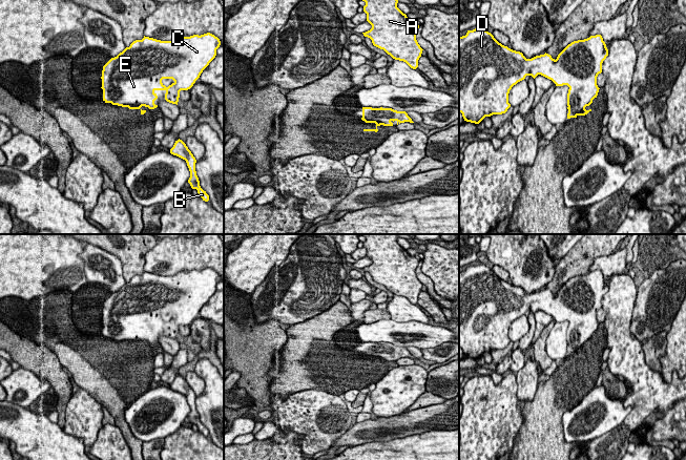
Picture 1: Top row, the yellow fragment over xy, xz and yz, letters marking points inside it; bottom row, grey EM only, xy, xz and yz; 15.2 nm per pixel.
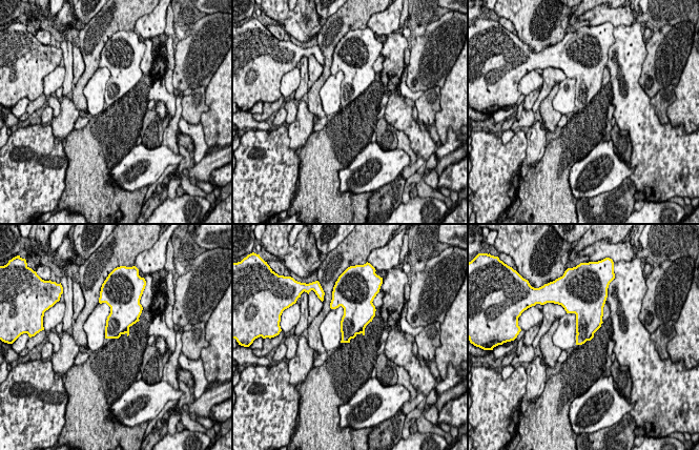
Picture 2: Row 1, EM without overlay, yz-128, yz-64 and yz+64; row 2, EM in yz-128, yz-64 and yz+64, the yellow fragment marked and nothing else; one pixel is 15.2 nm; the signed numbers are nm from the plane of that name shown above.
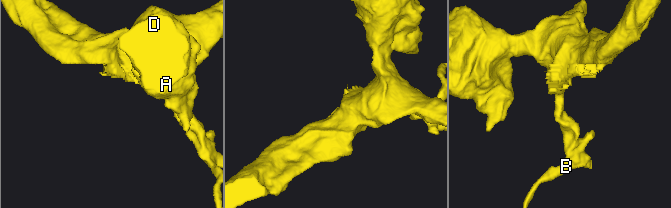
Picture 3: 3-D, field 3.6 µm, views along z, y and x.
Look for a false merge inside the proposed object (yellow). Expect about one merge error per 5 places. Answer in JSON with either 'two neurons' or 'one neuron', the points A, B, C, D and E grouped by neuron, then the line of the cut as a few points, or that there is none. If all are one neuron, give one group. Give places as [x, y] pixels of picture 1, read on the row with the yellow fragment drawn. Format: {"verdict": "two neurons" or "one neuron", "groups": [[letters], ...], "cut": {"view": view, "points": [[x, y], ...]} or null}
{"verdict": "one neuron", "groups": [["A", "B", "C", "D", "E"]], "cut": null}

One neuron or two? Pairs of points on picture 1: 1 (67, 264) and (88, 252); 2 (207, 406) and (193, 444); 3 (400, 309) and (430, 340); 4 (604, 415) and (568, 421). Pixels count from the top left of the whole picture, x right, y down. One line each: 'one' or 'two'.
1: two
2: two
3: two
4: one

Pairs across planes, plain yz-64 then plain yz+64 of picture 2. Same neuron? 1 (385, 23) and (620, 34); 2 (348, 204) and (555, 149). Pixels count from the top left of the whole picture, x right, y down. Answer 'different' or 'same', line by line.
1: different
2: same

